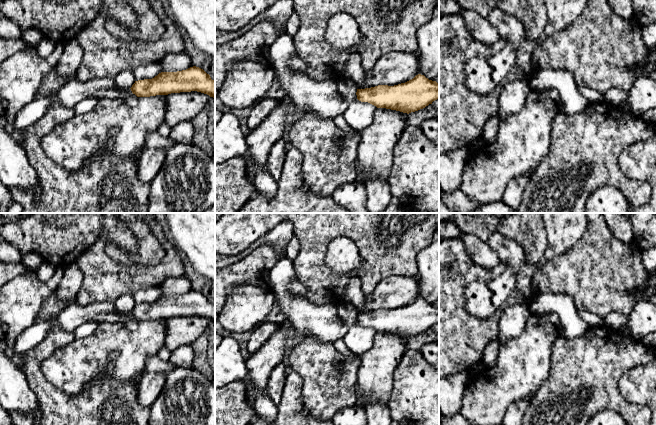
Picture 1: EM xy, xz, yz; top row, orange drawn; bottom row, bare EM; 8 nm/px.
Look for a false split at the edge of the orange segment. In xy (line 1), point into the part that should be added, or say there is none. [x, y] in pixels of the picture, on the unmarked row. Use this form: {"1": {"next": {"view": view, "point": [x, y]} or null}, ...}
{"1": {"next": {"view": "xy", "point": [74, 314]}}}

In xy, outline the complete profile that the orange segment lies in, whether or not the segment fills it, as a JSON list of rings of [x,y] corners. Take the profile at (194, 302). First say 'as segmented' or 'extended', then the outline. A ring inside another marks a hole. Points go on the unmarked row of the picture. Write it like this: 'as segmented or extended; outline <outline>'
extended; outline [[[193,290],[177,296],[161,296],[152,303],[135,305],[130,313],[120,313],[114,302],[98,302],[81,305],[71,301],[52,320],[37,320],[16,339],[15,353],[25,353],[35,347],[57,325],[66,332],[86,322],[125,322],[131,317],[137,321],[168,319],[171,317],[197,315],[215,322],[215,305],[203,293]]]

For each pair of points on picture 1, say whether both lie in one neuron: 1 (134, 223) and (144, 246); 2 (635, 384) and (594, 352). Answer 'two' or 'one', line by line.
1: one
2: two

